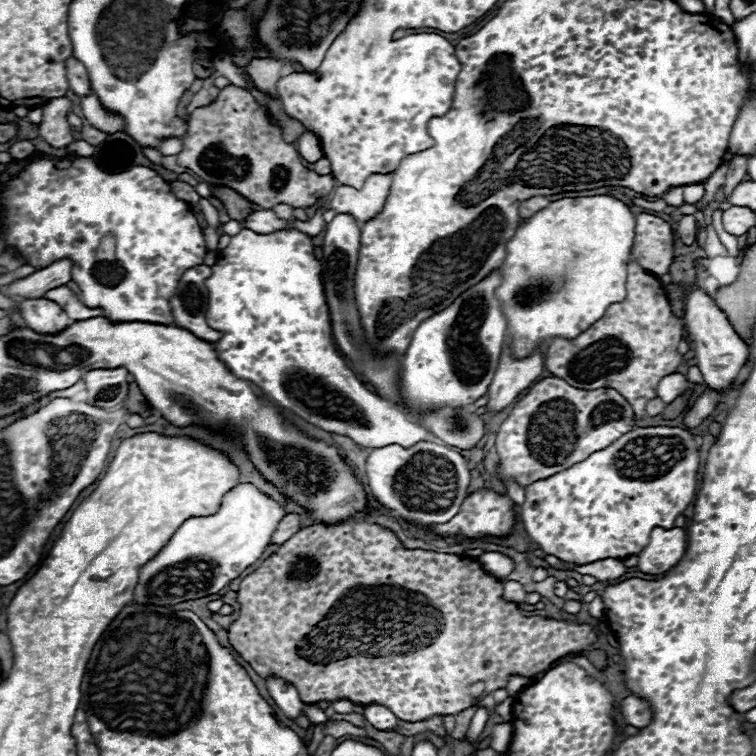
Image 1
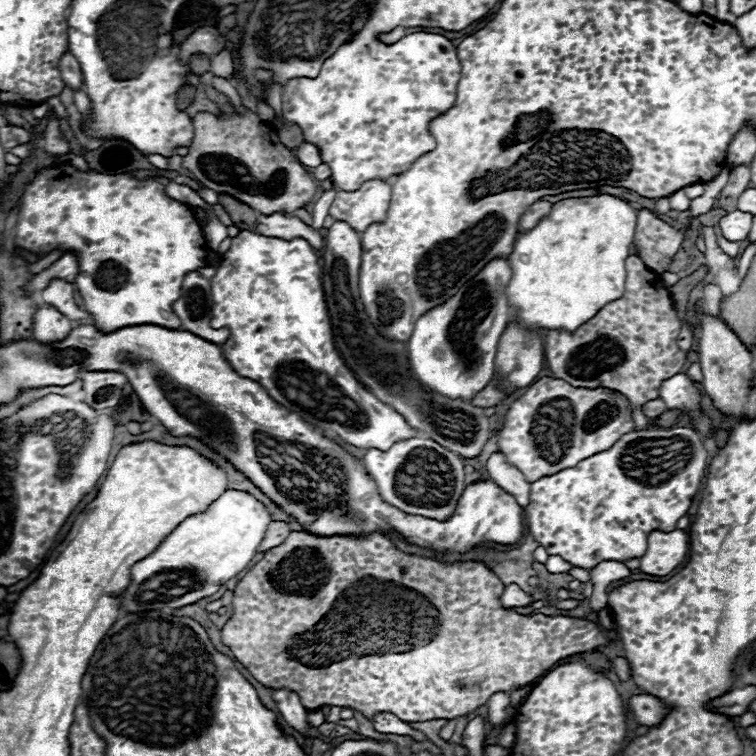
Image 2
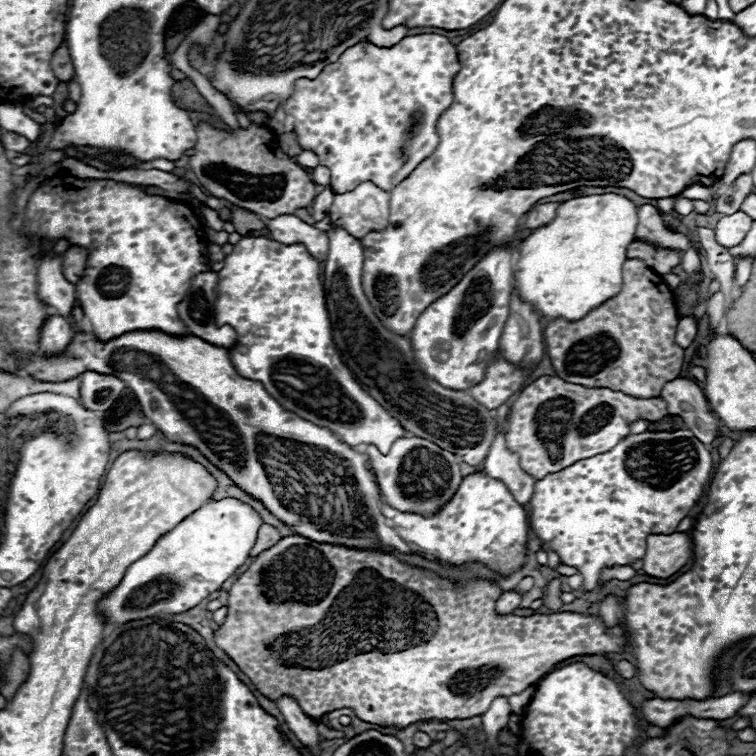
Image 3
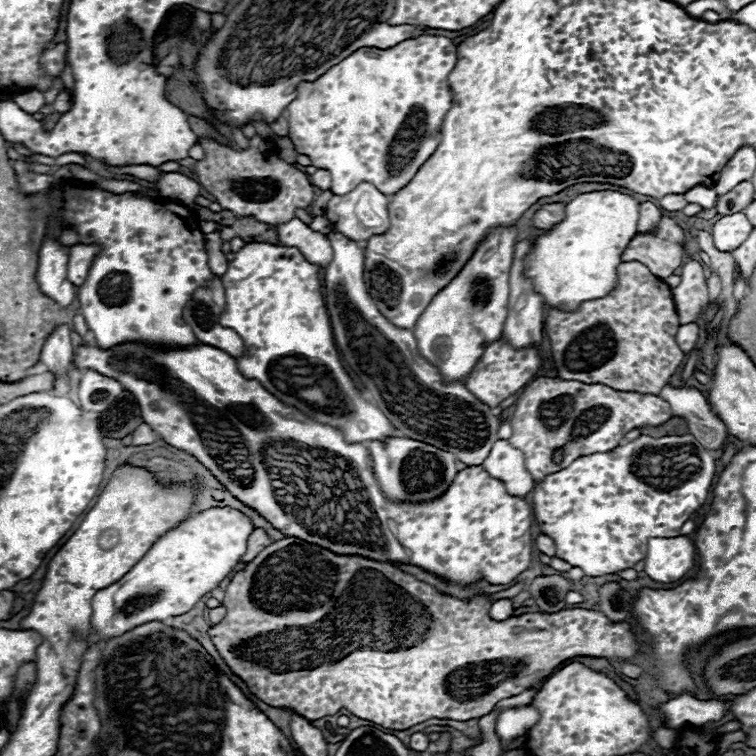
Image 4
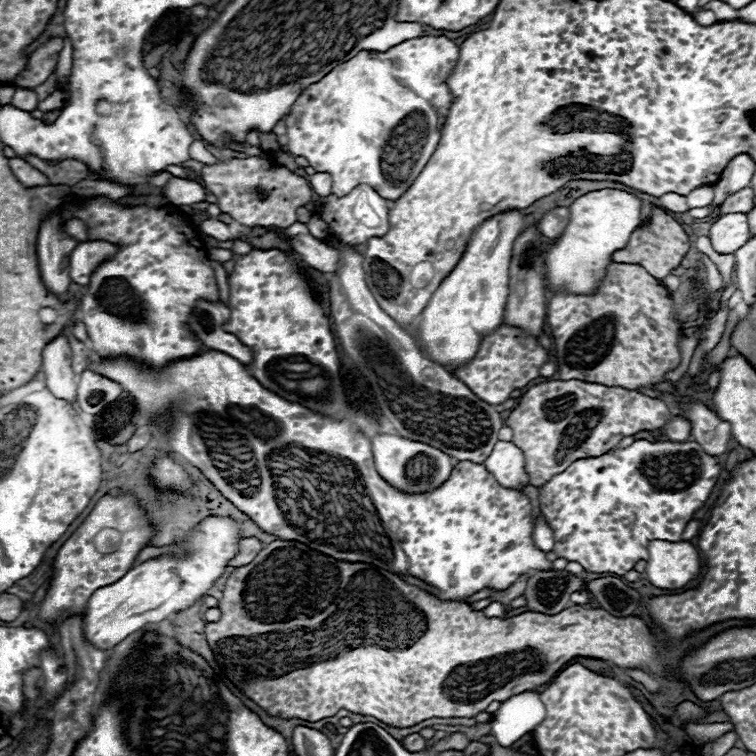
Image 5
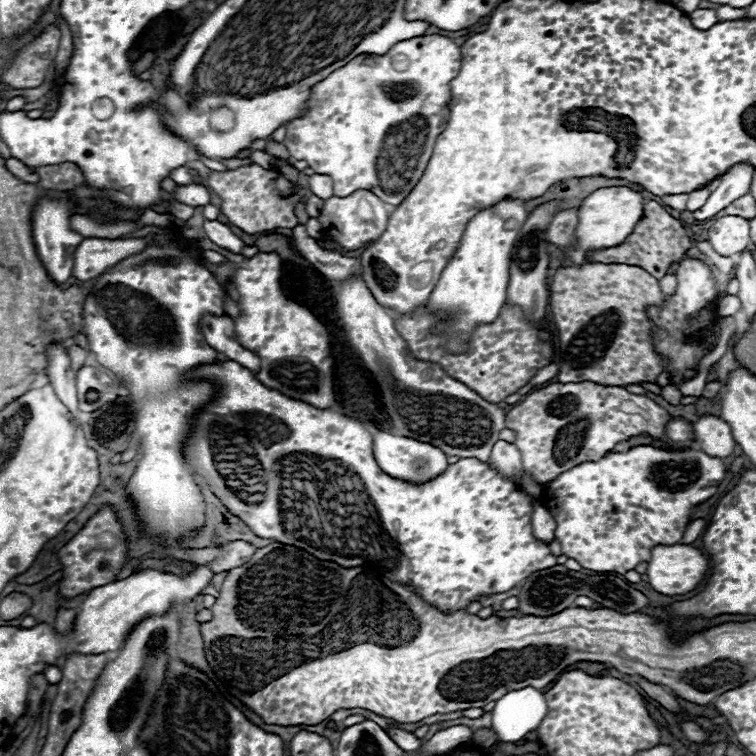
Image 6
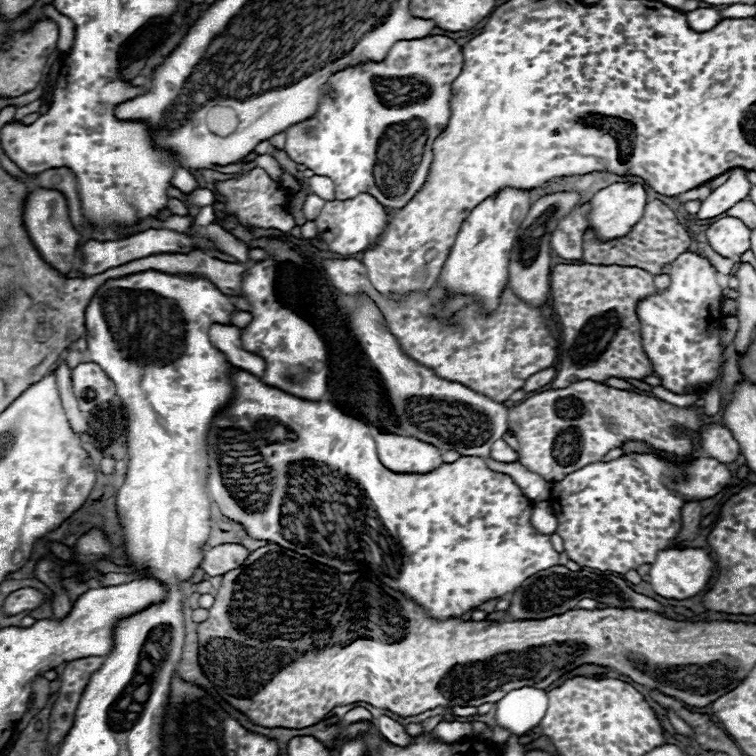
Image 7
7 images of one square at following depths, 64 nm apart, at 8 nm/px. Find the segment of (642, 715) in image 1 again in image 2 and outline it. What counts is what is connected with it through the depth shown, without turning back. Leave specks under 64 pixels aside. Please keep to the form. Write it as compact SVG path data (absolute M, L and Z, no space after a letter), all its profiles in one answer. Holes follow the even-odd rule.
M638 694L628 698L628 712L632 714L636 724L654 726L654 724L660 724L662 716L666 716L666 706L658 702L654 696Z

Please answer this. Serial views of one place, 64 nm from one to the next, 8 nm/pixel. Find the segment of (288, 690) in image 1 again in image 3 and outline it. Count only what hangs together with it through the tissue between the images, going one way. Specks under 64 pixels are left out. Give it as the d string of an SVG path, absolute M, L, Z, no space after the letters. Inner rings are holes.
M282 696L276 700L288 728L296 734L296 738L306 744L312 752L316 752L316 746L320 742L320 734L316 730L316 724L310 716L306 716L302 712L302 708L298 706L298 702L292 698L292 696Z

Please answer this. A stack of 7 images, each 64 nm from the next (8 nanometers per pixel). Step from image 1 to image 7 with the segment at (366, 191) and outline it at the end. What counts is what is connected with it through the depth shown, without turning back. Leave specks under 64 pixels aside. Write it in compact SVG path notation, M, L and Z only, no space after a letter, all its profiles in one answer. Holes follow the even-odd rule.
M362 192L348 200L326 202L326 206L322 208L322 212L318 214L318 218L314 222L318 226L318 236L330 246L332 252L350 256L350 254L362 252L368 246L376 244L376 240L380 238L380 234L384 232L384 228L388 224L388 212L374 196Z

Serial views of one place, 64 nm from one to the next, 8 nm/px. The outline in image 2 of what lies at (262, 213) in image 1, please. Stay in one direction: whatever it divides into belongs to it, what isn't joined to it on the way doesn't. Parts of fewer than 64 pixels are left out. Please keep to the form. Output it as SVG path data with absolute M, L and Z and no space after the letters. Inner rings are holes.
M260 214L256 218L256 228L254 232L264 234L264 236L274 236L274 238L286 238L292 240L294 236L302 236L310 242L310 246L314 250L322 248L322 234L314 232L310 226L306 226L302 220L298 220L296 216L284 216L284 214Z

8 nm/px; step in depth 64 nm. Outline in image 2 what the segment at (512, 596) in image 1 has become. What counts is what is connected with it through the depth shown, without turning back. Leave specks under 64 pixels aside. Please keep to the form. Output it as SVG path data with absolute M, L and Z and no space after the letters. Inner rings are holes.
M508 584L500 600L504 608L516 608L516 606L528 606L532 602L532 596L526 594L518 584Z

